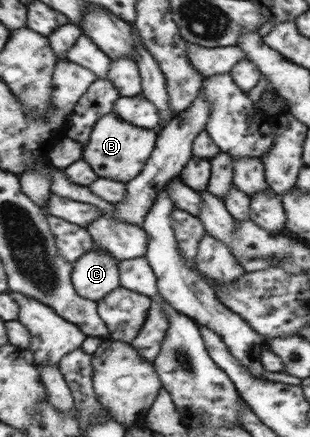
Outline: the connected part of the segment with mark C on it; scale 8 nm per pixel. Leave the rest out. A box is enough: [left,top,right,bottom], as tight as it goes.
[72,250,121,302]

